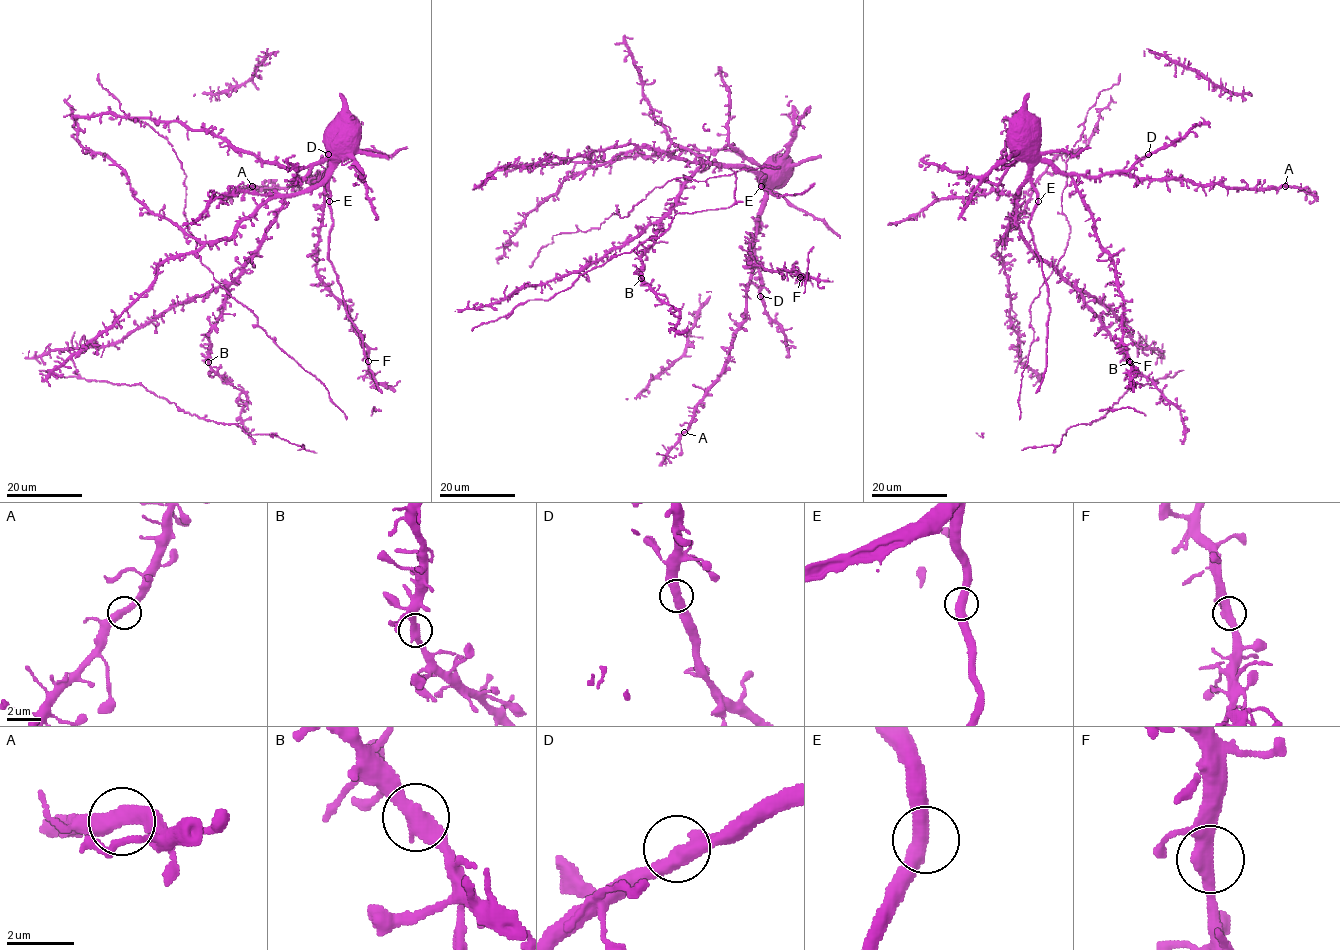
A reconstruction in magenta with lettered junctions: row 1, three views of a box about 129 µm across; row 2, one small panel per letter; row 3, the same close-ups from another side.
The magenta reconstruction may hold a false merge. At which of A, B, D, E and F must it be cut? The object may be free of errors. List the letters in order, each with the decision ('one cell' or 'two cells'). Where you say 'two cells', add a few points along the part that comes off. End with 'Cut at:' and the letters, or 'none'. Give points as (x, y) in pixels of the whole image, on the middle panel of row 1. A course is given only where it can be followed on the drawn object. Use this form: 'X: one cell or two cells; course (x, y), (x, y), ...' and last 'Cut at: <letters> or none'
A: one cell
B: one cell
D: one cell
E: one cell
F: one cell
Cut at: none

